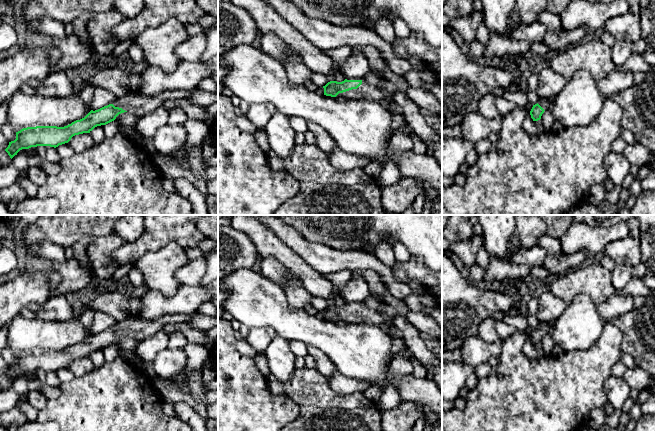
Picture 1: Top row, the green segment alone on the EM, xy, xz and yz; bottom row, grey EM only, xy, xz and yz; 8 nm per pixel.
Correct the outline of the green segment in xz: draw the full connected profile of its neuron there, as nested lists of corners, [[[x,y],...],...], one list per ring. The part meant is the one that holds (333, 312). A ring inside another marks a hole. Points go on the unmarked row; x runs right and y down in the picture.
[[[362,304],[330,305],[323,312],[326,320],[338,320],[344,324],[370,325],[386,333],[390,332],[390,326],[384,322],[379,311]]]

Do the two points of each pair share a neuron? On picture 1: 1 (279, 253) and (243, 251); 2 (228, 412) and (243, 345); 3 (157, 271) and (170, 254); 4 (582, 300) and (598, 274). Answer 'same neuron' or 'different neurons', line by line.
1: different neurons
2: different neurons
3: same neuron
4: different neurons

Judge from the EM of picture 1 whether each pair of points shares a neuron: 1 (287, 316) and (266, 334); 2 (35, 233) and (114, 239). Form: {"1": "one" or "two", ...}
{"1": "two", "2": "two"}

